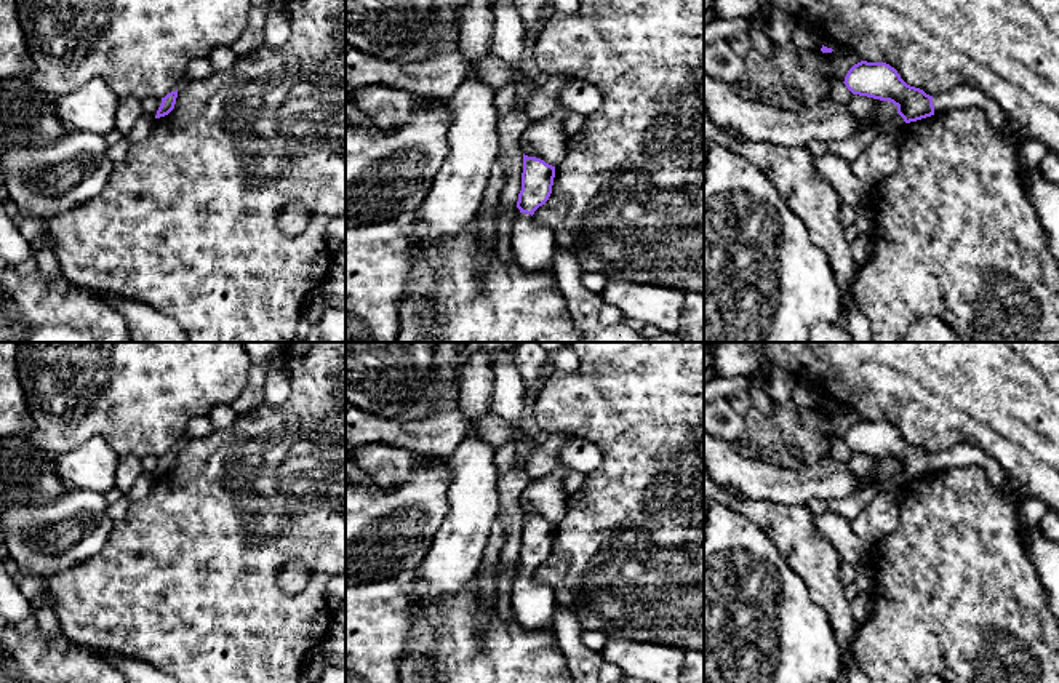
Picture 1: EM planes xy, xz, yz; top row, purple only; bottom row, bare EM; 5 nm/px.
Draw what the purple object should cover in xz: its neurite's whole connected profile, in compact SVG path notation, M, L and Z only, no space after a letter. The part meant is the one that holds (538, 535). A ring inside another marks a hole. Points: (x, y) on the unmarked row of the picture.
M523 512L522 549L517 560L520 573L514 581L510 601L515 619L526 630L553 630L553 590L533 581L534 569L552 552L553 536L555 525Z

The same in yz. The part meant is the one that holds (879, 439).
M867 419L854 422L848 429L843 441L853 453L893 461L905 481L939 470L981 467L990 485L1005 493L1014 504L1016 515L1021 504L1030 497L1027 491L1011 481L1006 470L987 453L968 443L958 443L942 453L929 454L923 448L907 443L889 422Z

